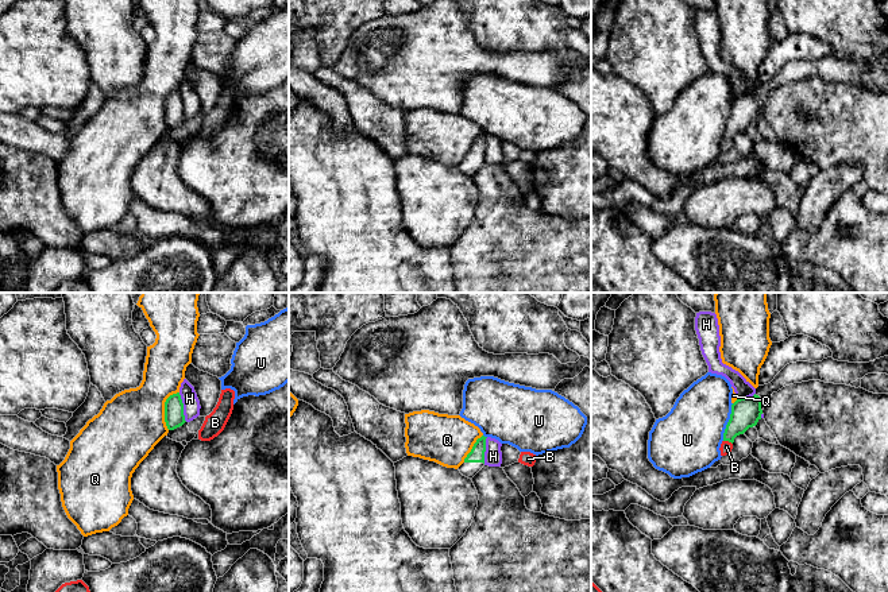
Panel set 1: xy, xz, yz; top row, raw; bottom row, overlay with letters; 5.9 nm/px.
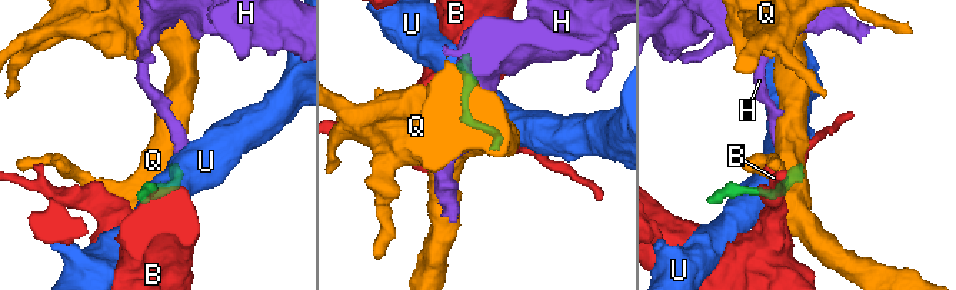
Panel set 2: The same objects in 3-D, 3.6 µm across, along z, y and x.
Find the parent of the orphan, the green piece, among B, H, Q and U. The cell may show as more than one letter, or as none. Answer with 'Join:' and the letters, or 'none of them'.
Join: none of them

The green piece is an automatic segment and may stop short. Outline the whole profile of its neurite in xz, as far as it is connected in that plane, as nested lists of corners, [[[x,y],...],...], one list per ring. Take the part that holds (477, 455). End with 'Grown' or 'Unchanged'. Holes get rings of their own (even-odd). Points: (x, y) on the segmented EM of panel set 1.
[[[482,436],[476,440],[464,463],[457,468],[463,476],[472,479],[484,467],[486,438]]]. Grown

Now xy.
[[[179,392],[173,394],[166,399],[165,422],[169,430],[174,430],[186,422],[184,415],[184,403]]]. Unchanged

